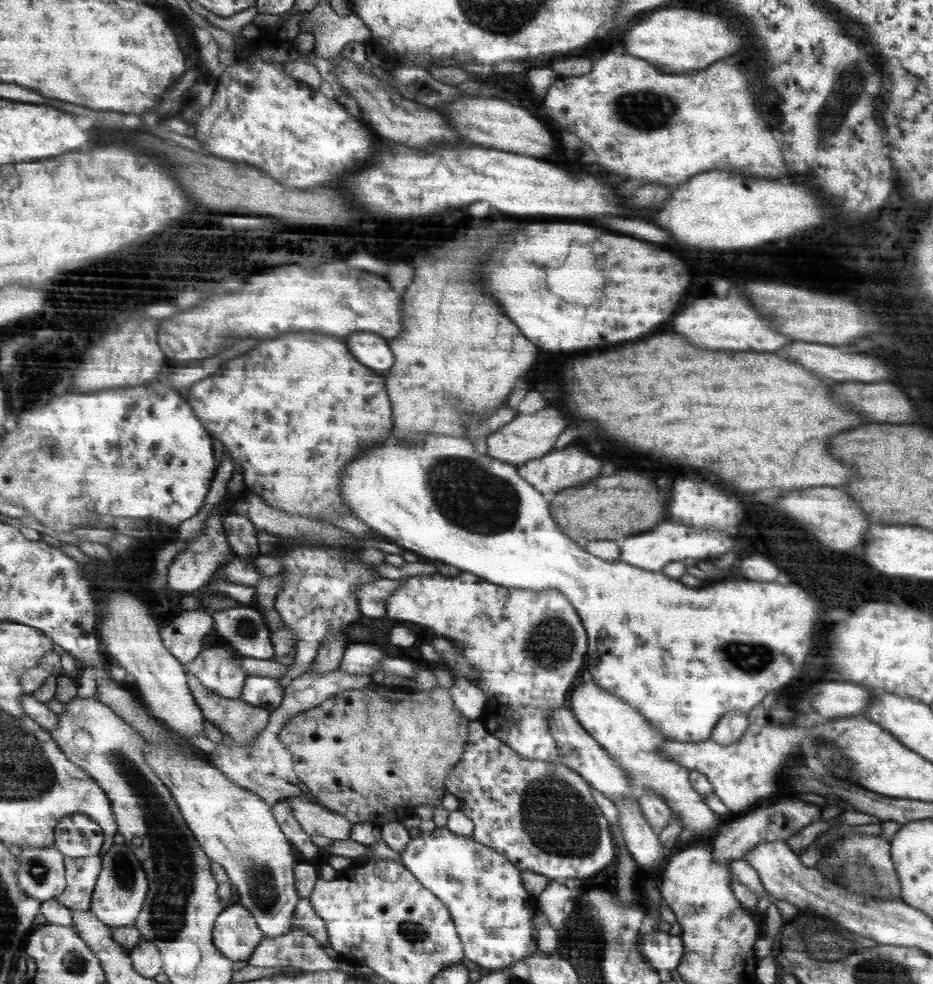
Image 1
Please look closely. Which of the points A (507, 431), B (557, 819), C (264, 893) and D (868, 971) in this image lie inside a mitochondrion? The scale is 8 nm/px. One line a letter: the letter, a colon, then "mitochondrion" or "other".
A: other
B: mitochondrion
C: mitochondrion
D: mitochondrion

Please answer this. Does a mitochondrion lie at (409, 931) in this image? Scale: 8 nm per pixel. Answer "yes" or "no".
yes

